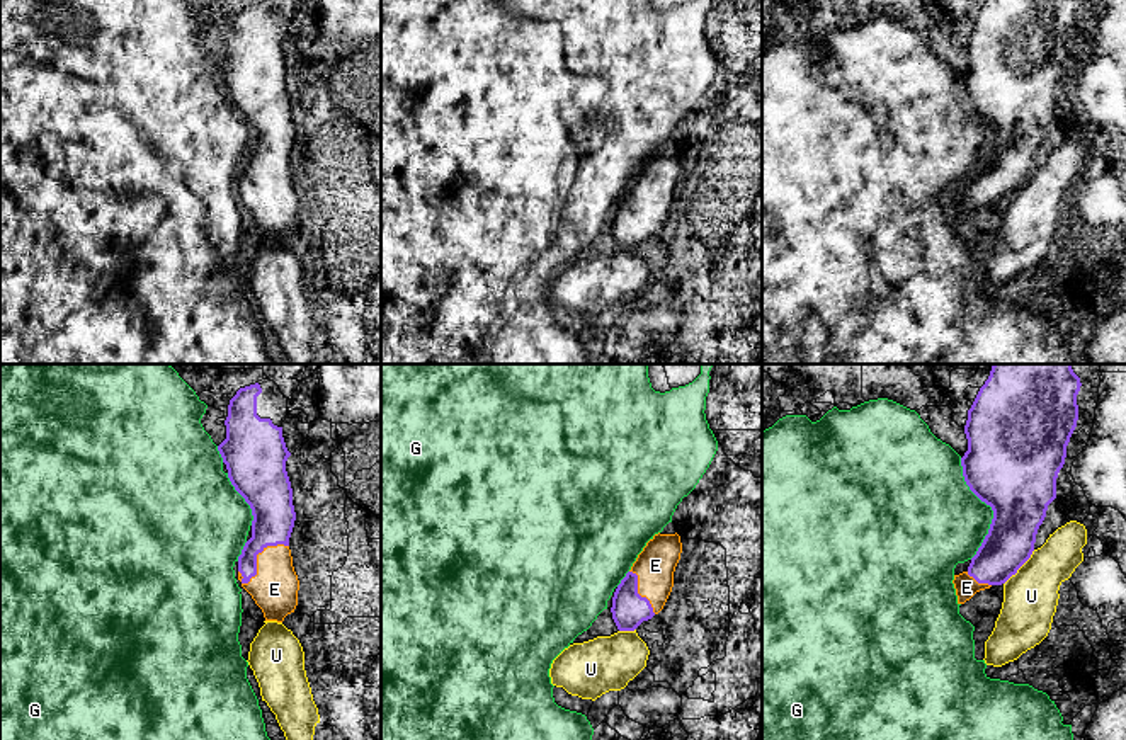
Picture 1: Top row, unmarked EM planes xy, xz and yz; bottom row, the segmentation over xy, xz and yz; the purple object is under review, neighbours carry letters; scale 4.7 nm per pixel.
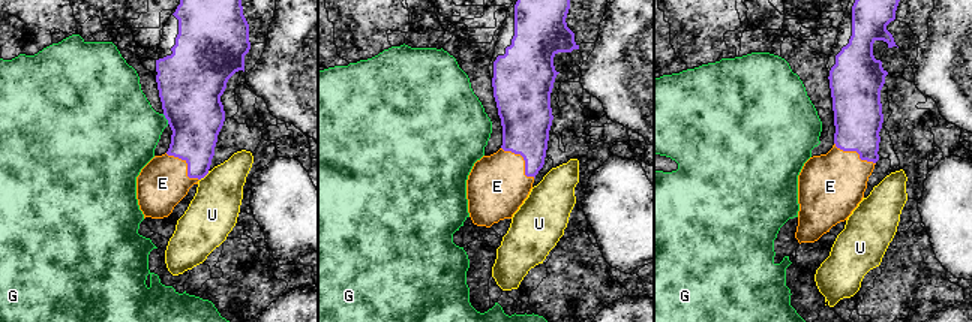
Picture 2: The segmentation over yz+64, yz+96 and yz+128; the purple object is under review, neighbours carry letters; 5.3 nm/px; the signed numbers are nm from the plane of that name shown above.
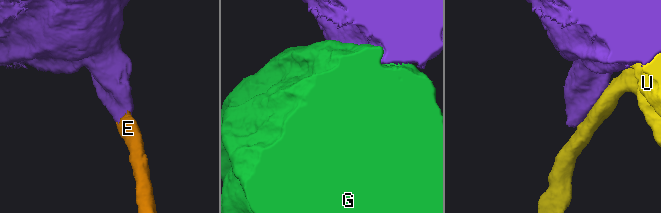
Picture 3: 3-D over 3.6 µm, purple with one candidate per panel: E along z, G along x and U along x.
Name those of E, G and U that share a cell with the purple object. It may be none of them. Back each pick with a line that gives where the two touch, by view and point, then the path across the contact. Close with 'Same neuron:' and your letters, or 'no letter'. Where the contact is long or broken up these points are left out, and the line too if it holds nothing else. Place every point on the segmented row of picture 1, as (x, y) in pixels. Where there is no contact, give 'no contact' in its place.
E: contact xy (255, 557); way xy (272, 509), (269, 543), (255, 557), (264, 565), (274, 589)
Same neuron: E

